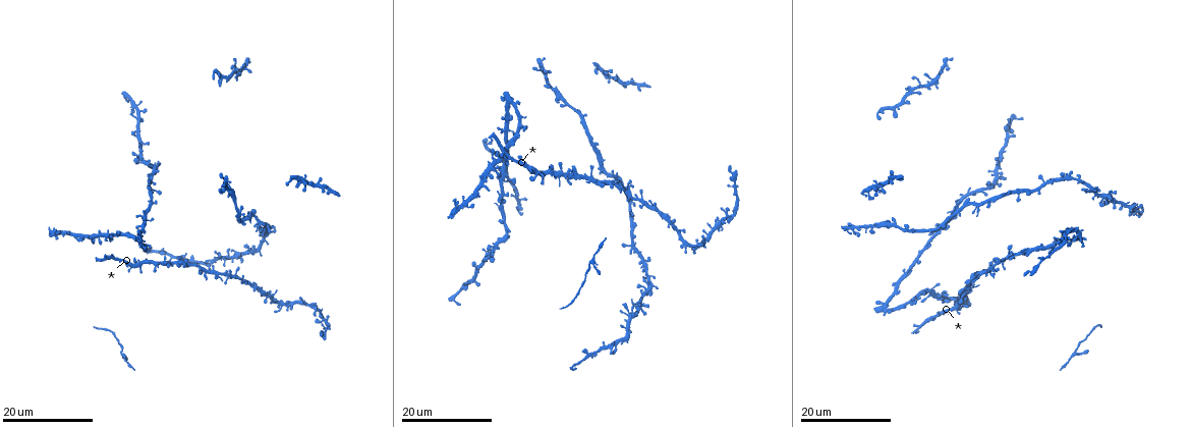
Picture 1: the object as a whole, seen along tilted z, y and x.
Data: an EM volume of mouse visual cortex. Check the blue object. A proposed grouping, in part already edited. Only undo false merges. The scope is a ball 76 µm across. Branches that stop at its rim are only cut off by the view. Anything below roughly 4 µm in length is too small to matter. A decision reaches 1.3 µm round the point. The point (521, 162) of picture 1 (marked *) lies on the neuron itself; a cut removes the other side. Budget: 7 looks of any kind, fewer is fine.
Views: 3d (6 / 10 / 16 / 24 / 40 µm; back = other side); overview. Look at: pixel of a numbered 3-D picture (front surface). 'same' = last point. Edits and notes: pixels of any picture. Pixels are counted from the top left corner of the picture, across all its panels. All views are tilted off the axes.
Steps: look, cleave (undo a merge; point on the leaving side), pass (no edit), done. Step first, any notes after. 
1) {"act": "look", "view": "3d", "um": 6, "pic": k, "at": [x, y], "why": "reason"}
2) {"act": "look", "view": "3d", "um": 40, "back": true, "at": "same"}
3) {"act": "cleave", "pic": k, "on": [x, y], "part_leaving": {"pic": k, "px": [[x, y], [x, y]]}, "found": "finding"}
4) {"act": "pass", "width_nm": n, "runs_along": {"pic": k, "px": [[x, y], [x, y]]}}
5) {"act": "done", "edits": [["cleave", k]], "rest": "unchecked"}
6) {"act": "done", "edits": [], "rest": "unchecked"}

{"act": "look", "view": "3d", "um": 16, "pic": 1, "at": [139, 266], "why": "thin arm on a thick one"}

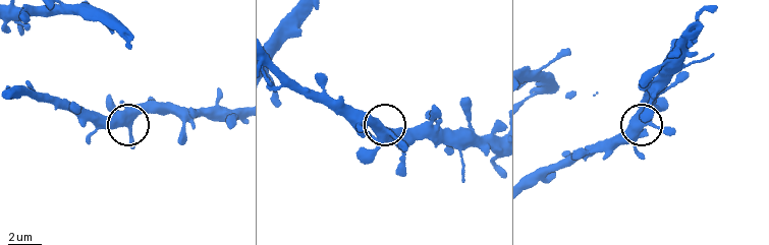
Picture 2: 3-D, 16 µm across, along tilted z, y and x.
{"act": "look", "view": "3d", "um": 6, "pic": 2, "at": [130, 123]}

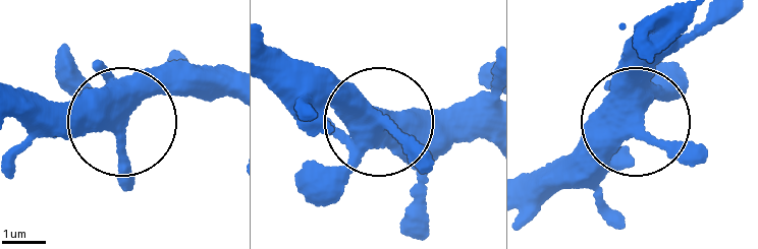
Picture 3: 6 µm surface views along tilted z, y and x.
{"act": "pass", "side_arm_um": 48, "found": "all the same neuron"}

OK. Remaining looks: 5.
{"act": "look", "view": "3d", "um": 16, "pic": 1, "at": [498, 165], "why": "sudden change in width"}

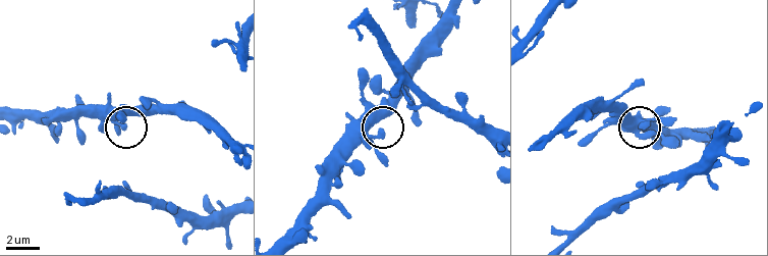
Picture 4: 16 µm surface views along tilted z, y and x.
{"act": "look", "view": "3d", "um": 10, "pic": 4, "at": [378, 130]}

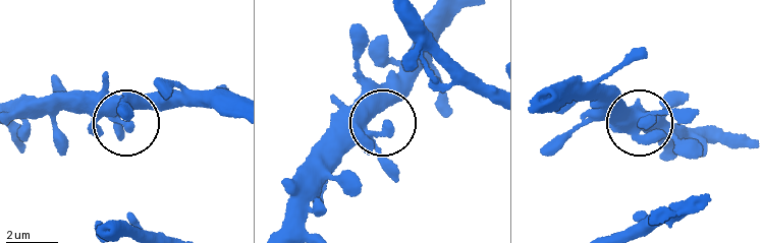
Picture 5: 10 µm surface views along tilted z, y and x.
{"act": "pass", "found": "continuous, no second neuron"}

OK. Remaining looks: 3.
{"act": "look", "view": "3d", "um": 24, "pic": 1, "at": [499, 209]}

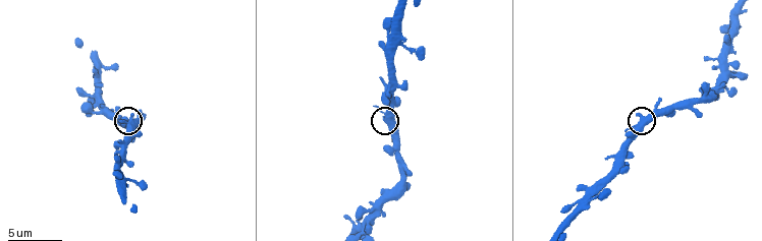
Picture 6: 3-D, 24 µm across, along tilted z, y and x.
{"act": "look", "view": "3d", "um": 6, "pic": 6, "at": [646, 119]}

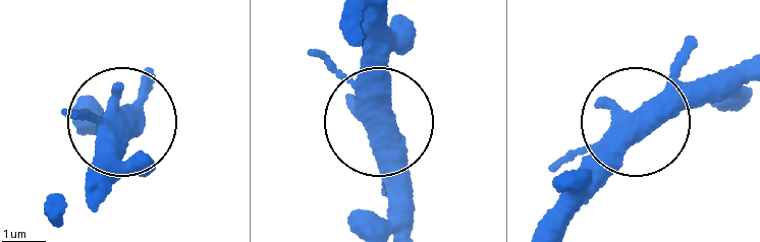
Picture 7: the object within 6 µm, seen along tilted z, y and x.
{"act": "pass", "side_arm_um": 32, "found": "all the same neuron"}

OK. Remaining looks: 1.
{"act": "done", "edits": [], "rest": "unchecked"}

